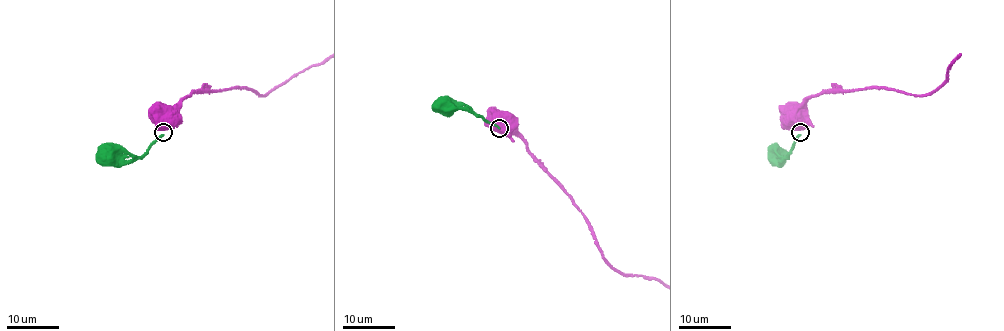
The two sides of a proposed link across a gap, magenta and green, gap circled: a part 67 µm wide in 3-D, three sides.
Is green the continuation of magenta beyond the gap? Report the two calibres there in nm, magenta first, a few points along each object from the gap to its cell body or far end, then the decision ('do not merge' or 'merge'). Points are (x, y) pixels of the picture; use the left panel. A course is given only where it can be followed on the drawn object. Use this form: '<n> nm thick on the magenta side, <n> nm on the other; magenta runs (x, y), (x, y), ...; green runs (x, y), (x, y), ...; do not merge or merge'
850 nm thick on the magenta side, 240 nm on the other; magenta runs (162, 129), (170, 122), (167, 115); green runs (162, 135), (145, 153), (131, 160), (123, 160), (116, 153), (109, 153); do not merge

